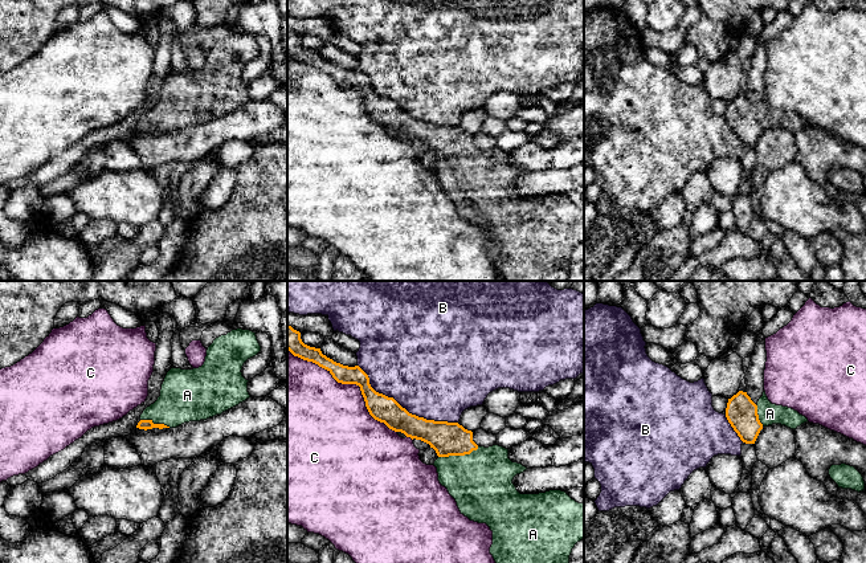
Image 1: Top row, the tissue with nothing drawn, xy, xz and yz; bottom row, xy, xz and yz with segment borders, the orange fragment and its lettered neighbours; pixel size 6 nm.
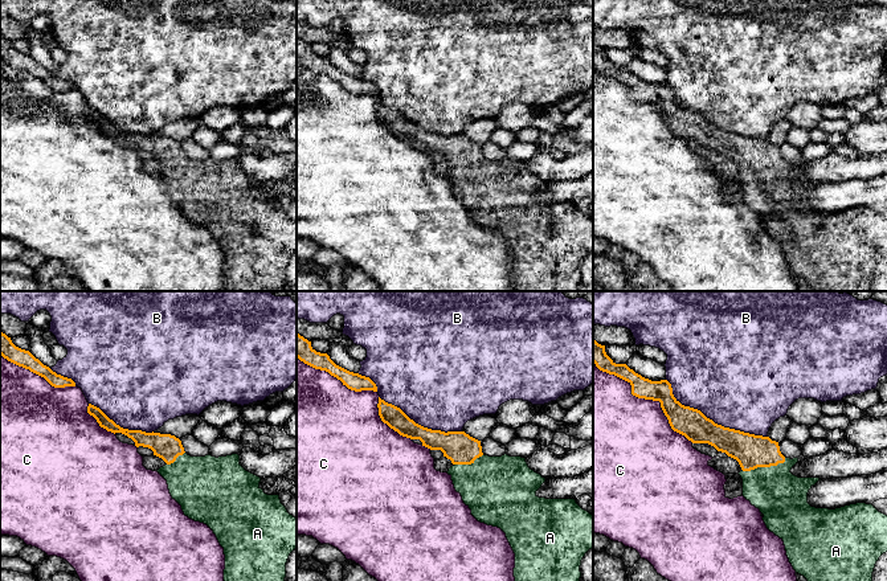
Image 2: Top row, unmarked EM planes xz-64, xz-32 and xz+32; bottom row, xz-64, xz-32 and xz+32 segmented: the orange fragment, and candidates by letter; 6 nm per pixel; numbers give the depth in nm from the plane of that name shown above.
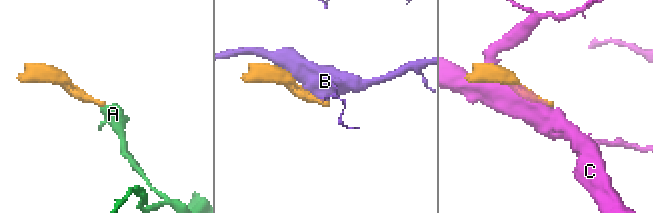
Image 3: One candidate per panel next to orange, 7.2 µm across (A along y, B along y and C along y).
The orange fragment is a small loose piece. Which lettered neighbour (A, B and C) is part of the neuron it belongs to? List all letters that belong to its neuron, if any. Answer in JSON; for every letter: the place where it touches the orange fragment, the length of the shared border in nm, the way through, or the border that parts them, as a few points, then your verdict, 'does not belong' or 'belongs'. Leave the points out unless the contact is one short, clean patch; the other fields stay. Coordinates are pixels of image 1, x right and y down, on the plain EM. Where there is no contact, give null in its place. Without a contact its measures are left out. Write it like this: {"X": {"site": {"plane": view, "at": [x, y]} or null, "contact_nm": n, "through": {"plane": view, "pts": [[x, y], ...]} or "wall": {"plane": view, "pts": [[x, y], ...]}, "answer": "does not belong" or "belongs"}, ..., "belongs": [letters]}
{"A": {"site": {"plane": "xz", "at": [458, 158]}, "contact_nm": 260, "through": {"plane": "xz", "pts": [[448, 142], [458, 158], [461, 166], [481, 186]]}, "answer": "belongs"}, "B": {"site": {"plane": "xz", "at": [404, 111]}, "contact_nm": 700, "answer": "does not belong"}, "C": {"site": {"plane": "xz", "at": [350, 86]}, "contact_nm": 850, "answer": "does not belong"}, "belongs": ["A"]}

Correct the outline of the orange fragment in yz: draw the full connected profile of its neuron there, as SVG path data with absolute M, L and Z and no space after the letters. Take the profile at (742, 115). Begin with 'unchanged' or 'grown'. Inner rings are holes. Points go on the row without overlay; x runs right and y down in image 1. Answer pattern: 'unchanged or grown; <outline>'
grown; M739 94L728 102L726 121L740 143L746 147L755 147L760 134L772 127L781 127L796 132L808 122L797 114L772 107L765 94L755 107L747 95Z

